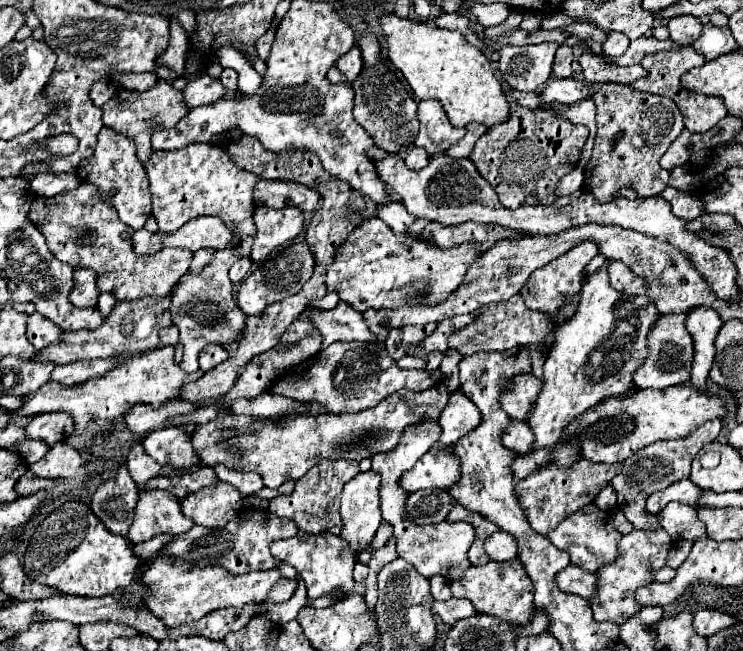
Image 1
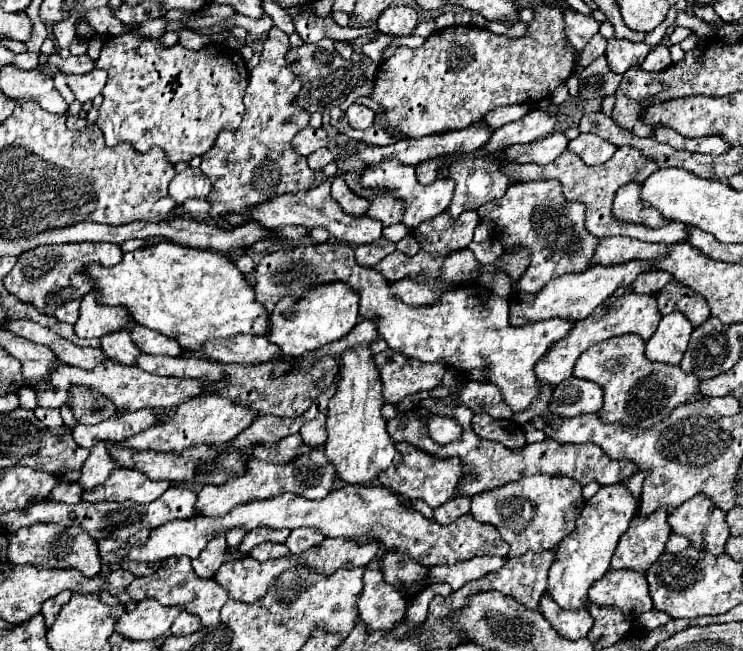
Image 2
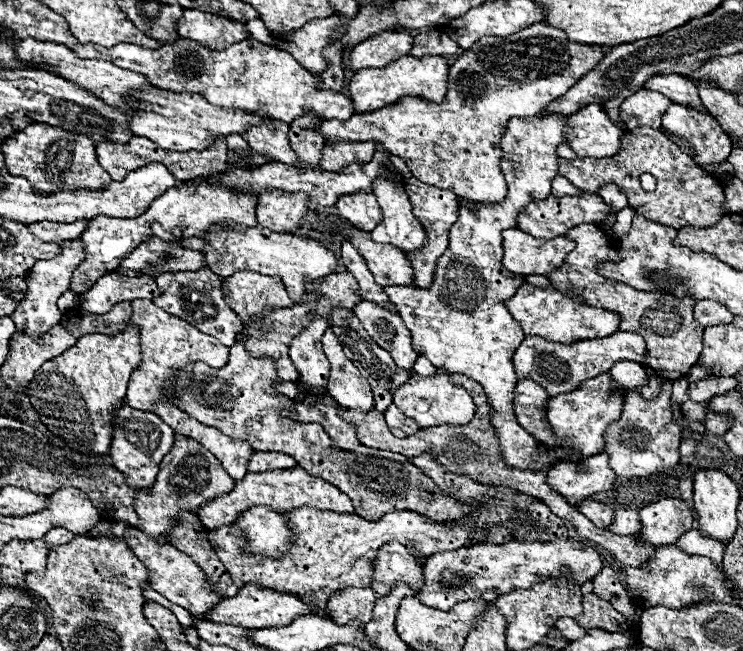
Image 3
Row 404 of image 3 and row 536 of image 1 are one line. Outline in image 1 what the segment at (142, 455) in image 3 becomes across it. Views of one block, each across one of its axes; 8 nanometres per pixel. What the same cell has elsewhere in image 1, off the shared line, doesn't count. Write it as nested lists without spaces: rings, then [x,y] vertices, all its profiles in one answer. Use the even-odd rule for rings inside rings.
[[[126,466],[118,468],[118,476],[102,484],[92,496],[90,510],[102,520],[102,524],[118,536],[128,538],[130,524],[134,522],[134,510],[138,502],[138,486],[130,478]]]

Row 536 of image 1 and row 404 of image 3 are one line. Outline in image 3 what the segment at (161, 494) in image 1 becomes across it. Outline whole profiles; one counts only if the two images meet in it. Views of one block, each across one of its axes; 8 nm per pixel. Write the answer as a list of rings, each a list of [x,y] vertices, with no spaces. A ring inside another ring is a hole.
[[[134,300],[132,302],[132,324],[138,324],[140,330],[140,348],[142,348],[142,366],[138,368],[138,372],[134,370],[130,384],[128,384],[128,394],[126,394],[126,402],[128,406],[136,408],[136,410],[144,410],[150,412],[152,404],[156,402],[166,402],[168,398],[162,396],[162,388],[160,388],[160,380],[168,378],[168,374],[176,368],[182,368],[190,362],[206,362],[212,368],[222,368],[228,362],[228,352],[230,348],[224,346],[218,338],[208,336],[200,330],[196,330],[192,324],[170,316],[168,312],[164,312],[162,308],[154,306],[152,300]]]

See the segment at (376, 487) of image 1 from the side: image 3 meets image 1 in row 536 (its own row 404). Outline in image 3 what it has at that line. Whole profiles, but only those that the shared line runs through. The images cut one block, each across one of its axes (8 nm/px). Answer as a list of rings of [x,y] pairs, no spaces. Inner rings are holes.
[[[326,330],[322,336],[322,348],[326,358],[330,360],[330,380],[328,380],[328,394],[338,400],[344,408],[374,408],[374,396],[368,382],[360,376],[358,368],[344,356],[338,338],[332,330]]]

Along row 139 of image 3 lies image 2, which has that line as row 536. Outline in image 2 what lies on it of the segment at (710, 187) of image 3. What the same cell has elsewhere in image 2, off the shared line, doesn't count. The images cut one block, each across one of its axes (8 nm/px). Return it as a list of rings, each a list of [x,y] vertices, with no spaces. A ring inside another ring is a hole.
[[[658,510],[658,514],[650,518],[634,516],[630,528],[622,534],[614,550],[612,568],[644,572],[650,564],[654,564],[664,552],[664,544],[672,534],[666,516],[668,514],[664,510]]]

